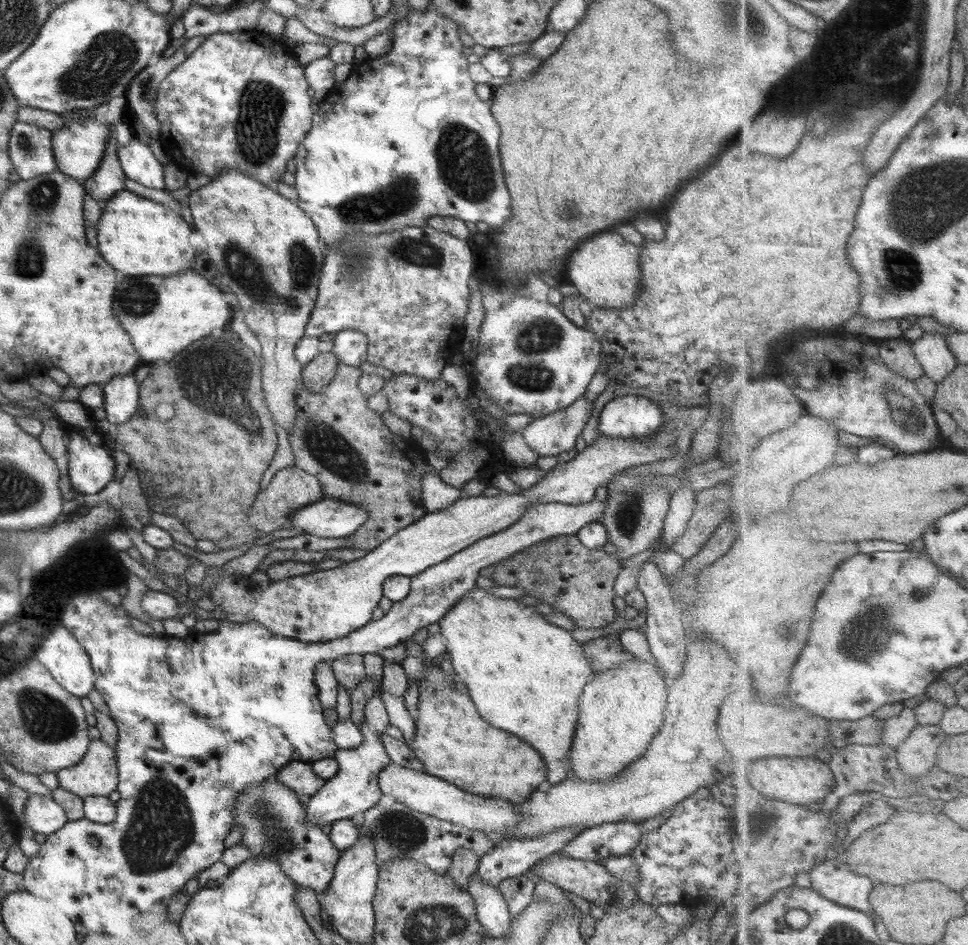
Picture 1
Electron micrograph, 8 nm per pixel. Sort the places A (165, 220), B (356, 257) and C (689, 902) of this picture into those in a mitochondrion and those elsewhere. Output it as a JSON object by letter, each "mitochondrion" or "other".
{"A":"other","B":"mitochondrion","C":"other"}

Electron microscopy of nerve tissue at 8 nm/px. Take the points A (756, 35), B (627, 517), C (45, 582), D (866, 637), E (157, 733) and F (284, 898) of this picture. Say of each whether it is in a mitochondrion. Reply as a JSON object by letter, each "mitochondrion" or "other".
{"A":"mitochondrion","B":"mitochondrion","C":"other","D":"mitochondrion","E":"other","F":"other"}

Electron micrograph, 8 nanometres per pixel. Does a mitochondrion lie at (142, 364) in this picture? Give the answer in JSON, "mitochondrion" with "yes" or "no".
{"mitochondrion":"no"}

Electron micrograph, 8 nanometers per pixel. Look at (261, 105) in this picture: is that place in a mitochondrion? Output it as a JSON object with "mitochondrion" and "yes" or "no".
{"mitochondrion":"yes"}

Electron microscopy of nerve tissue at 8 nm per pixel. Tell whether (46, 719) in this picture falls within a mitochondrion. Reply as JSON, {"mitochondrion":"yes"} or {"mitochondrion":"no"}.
{"mitochondrion":"yes"}

